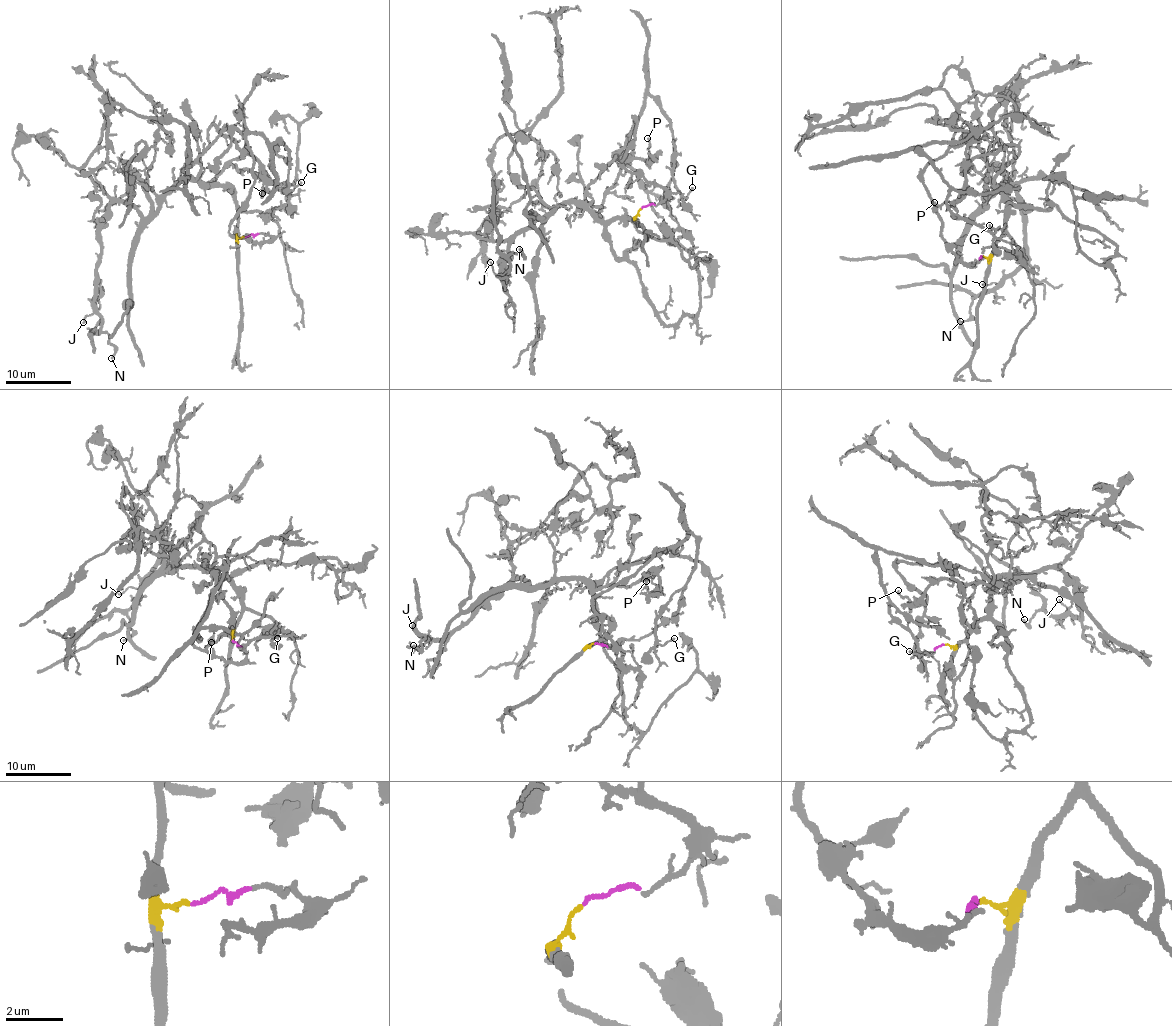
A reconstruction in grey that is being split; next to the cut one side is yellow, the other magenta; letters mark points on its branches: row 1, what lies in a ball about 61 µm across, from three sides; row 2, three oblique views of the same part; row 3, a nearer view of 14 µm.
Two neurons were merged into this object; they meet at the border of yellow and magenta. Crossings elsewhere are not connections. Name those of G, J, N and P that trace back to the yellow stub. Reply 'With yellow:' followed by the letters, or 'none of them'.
With yellow: J, N, P

